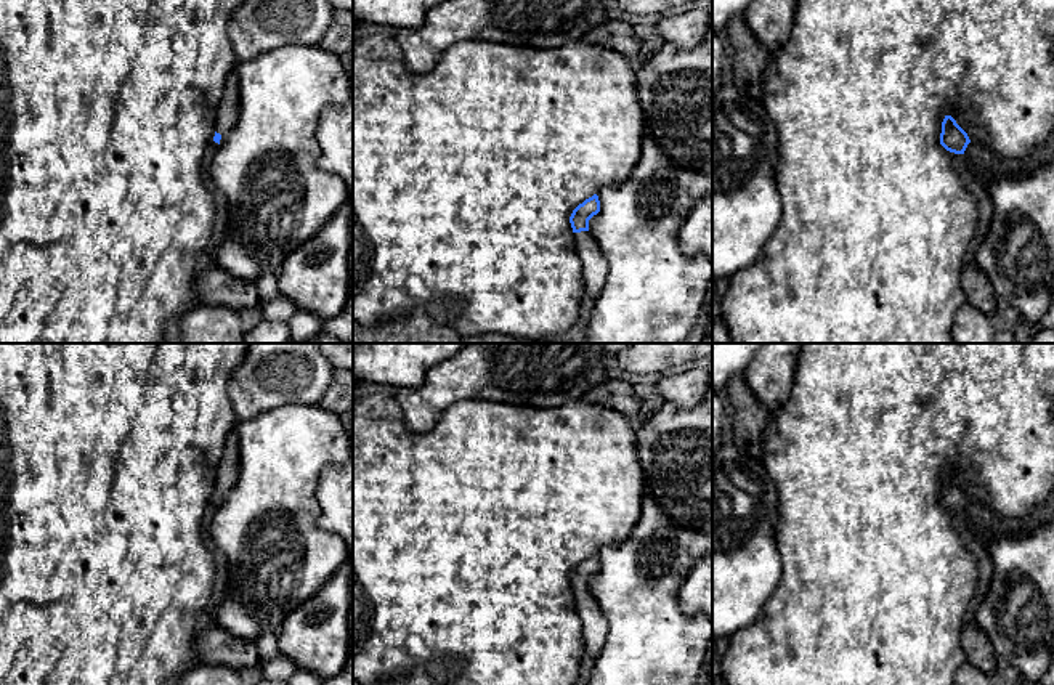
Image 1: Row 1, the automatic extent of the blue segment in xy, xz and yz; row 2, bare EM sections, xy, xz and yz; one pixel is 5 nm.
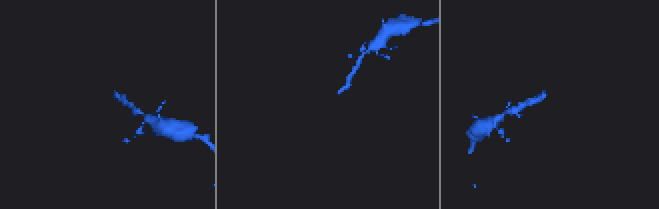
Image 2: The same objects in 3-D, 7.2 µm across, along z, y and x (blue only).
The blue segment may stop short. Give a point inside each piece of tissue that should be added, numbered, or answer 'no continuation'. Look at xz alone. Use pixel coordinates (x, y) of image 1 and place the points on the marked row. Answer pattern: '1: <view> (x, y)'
1: xz (592, 260)

